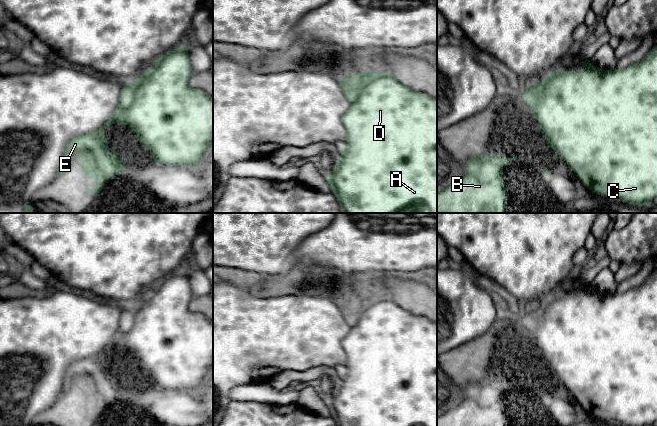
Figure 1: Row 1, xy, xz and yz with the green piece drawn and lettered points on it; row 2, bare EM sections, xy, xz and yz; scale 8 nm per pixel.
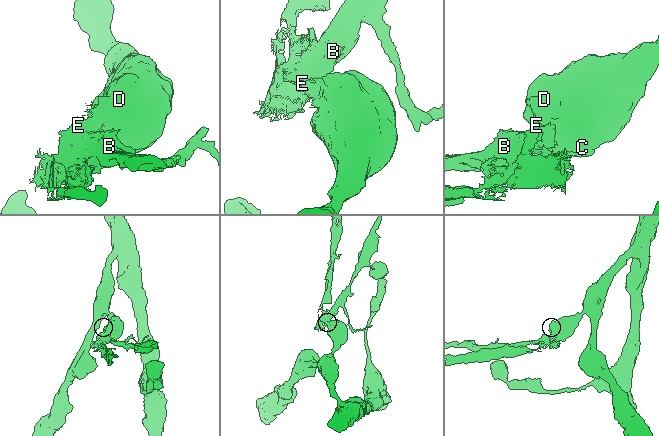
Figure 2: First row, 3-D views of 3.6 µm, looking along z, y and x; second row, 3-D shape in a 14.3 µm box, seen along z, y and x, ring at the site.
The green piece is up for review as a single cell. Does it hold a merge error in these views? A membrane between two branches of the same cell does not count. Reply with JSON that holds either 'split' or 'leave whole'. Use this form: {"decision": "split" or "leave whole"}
{"decision": "split"}

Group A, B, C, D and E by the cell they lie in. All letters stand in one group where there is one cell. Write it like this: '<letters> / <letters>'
A C D / B E

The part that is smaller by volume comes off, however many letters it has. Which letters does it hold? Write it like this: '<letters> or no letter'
B, E

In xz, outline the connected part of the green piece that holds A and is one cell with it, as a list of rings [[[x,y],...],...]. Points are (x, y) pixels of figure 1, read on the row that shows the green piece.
[[[377,72],[376,78],[367,84],[358,99],[343,115],[342,122],[347,137],[341,146],[341,156],[335,160],[326,183],[336,194],[343,213],[437,213],[437,100],[426,93],[413,91],[389,73]]]

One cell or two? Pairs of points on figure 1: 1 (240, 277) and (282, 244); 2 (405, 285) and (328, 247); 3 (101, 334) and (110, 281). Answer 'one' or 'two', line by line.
1: two
2: two
3: two

